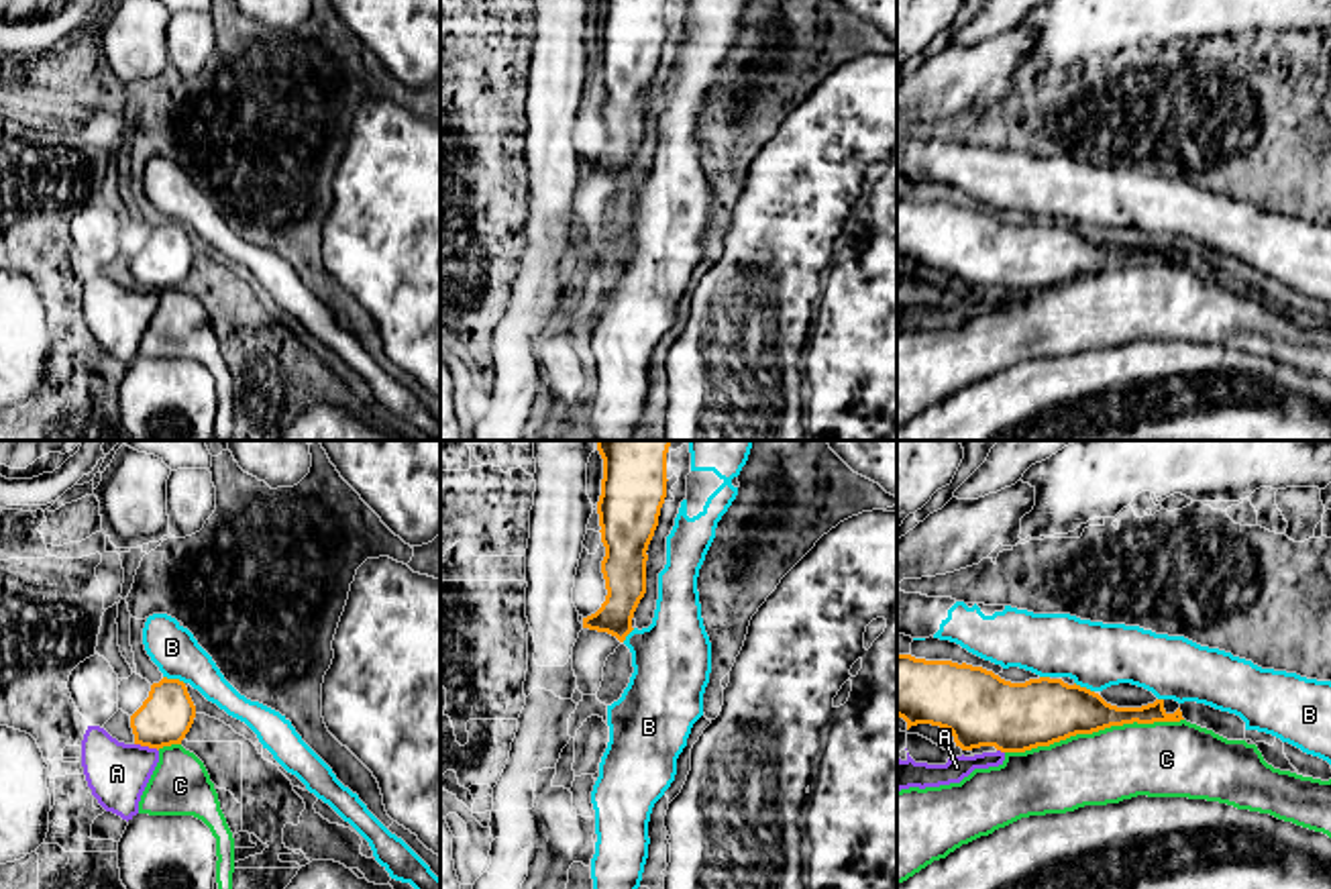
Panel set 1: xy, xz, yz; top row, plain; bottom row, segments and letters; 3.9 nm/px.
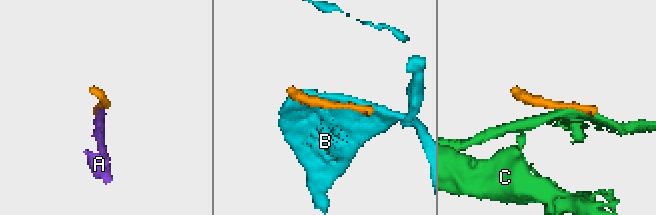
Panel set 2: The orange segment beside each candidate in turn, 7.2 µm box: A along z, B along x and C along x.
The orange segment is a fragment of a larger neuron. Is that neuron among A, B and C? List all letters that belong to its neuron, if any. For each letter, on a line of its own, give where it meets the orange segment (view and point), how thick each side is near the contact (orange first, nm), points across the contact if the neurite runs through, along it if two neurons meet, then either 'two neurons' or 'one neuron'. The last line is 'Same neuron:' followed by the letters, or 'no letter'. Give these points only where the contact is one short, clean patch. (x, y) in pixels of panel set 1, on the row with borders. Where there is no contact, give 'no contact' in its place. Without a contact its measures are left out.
A: contact xy (147, 745); calibres 220 and 240 nm; two neurons
B: contact xy (174, 680); calibres 220 and 190 nm; one neuron
C: contact yz (1093, 730); calibres 260 and 300 nm; two neurons
Same neuron: B

